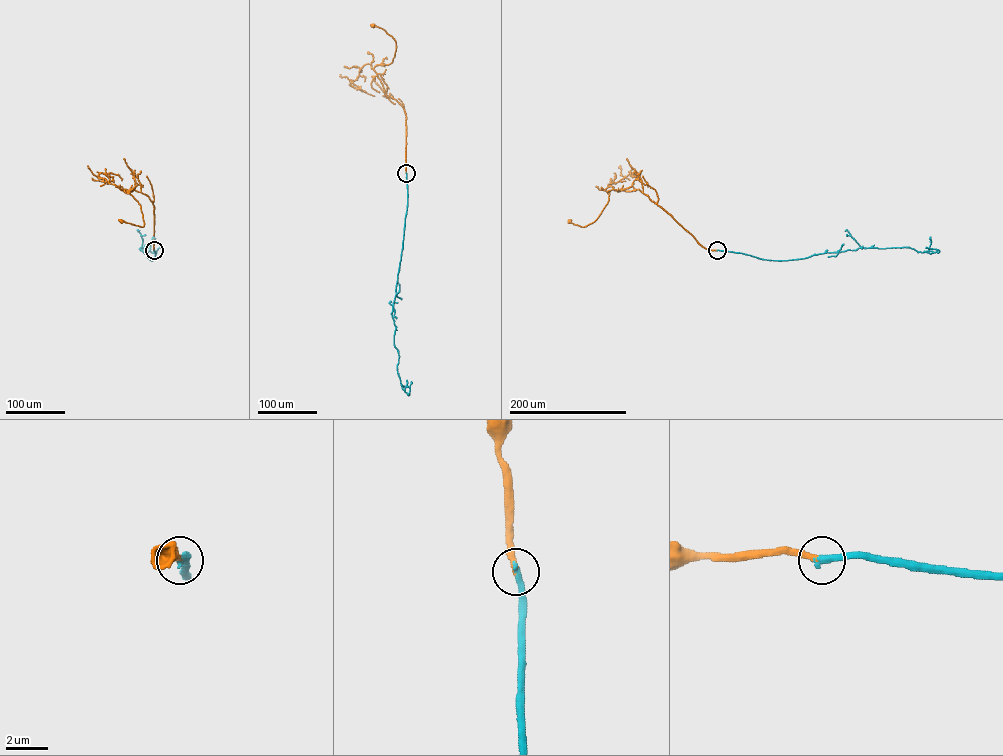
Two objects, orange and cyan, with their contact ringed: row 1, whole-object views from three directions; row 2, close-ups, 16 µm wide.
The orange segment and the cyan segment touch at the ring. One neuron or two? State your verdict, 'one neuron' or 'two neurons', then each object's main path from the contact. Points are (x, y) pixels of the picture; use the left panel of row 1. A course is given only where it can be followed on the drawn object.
one neuron; orange runs (154, 250), (154, 206), (148, 196), (133, 189), (121, 189), (140, 205), (144, 224), (140, 227), (120, 220); cyan runs (154, 250), (151, 260), (139, 249), (146, 247), (145, 251), (152, 252), (160, 247)

